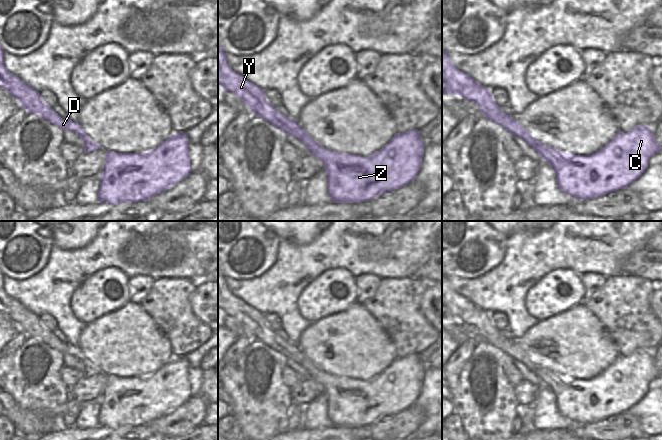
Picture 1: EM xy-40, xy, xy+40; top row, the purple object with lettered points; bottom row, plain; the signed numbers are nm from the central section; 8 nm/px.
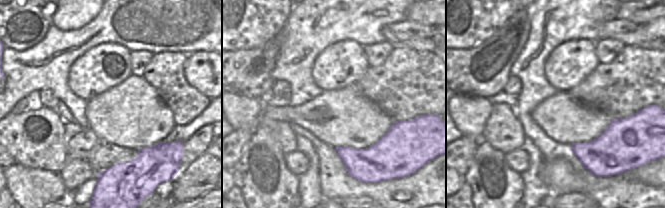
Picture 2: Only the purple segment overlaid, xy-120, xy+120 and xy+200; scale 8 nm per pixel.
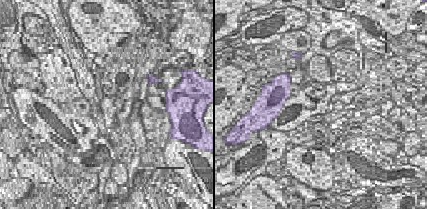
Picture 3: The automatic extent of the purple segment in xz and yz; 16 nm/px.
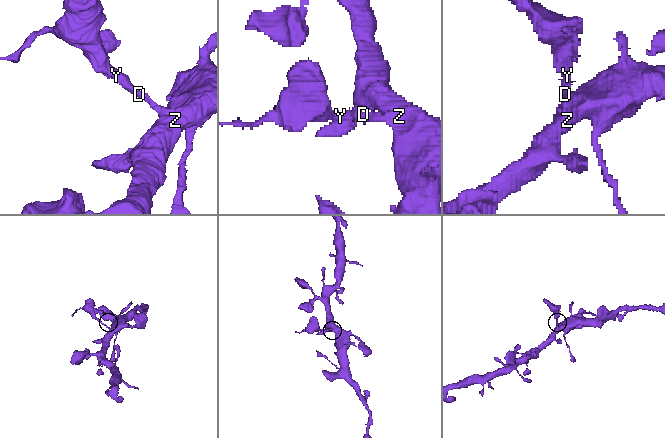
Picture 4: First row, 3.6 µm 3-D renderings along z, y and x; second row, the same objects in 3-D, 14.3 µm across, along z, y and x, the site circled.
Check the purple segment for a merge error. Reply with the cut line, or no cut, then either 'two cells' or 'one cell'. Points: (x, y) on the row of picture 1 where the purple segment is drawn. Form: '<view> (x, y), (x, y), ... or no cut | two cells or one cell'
no cut | one cell

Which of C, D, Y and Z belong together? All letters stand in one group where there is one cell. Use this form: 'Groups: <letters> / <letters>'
Groups: C D Y Z

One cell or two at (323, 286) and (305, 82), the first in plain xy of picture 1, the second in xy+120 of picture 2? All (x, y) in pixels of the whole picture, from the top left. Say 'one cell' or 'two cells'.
two cells

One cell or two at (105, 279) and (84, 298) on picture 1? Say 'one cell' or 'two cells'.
one cell

